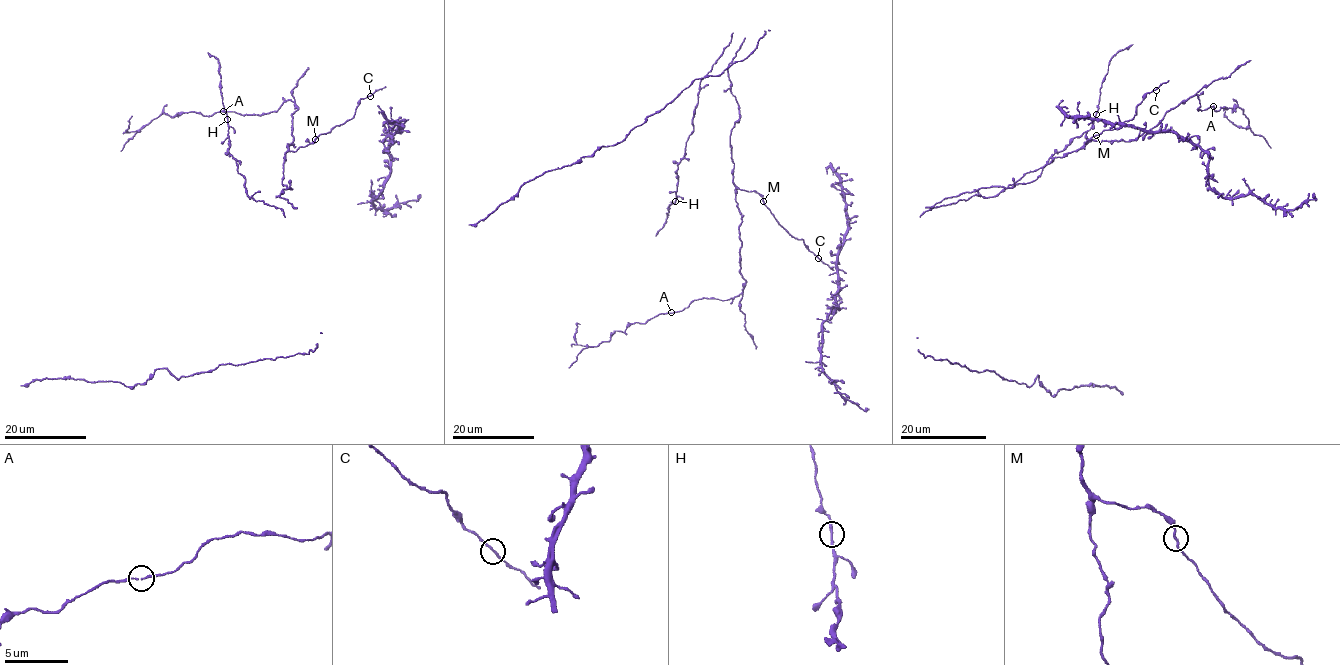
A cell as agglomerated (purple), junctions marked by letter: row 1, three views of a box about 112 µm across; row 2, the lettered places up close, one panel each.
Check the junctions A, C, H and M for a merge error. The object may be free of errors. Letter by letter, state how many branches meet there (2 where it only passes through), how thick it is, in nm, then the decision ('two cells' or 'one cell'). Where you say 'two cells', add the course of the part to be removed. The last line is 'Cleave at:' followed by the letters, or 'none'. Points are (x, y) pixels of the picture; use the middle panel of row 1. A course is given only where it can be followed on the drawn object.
A: 2 | 130 nm | one cell
C: 2 | 160 nm | one cell
H: 2 | 170 nm | one cell
M: 2 | 160 nm | one cell
Cleave at: none

